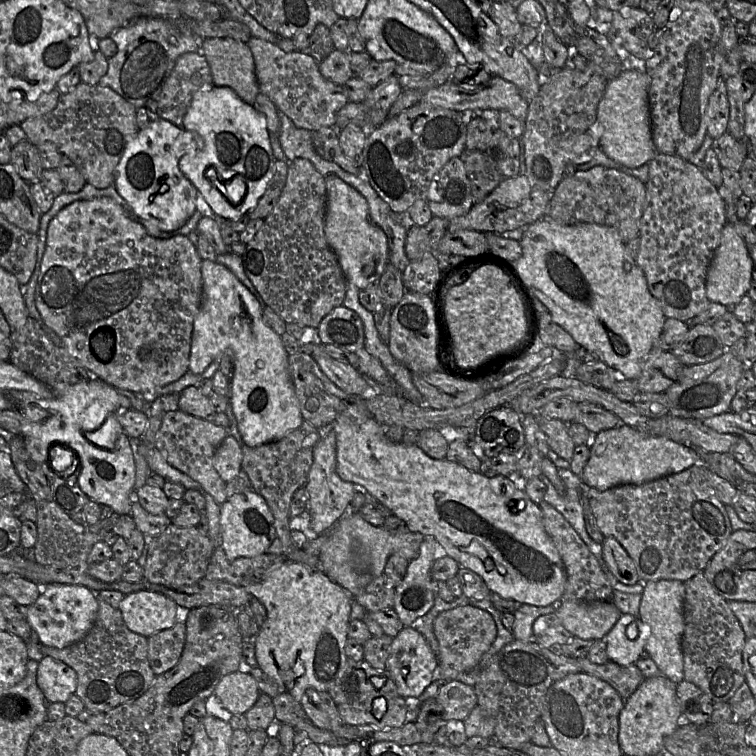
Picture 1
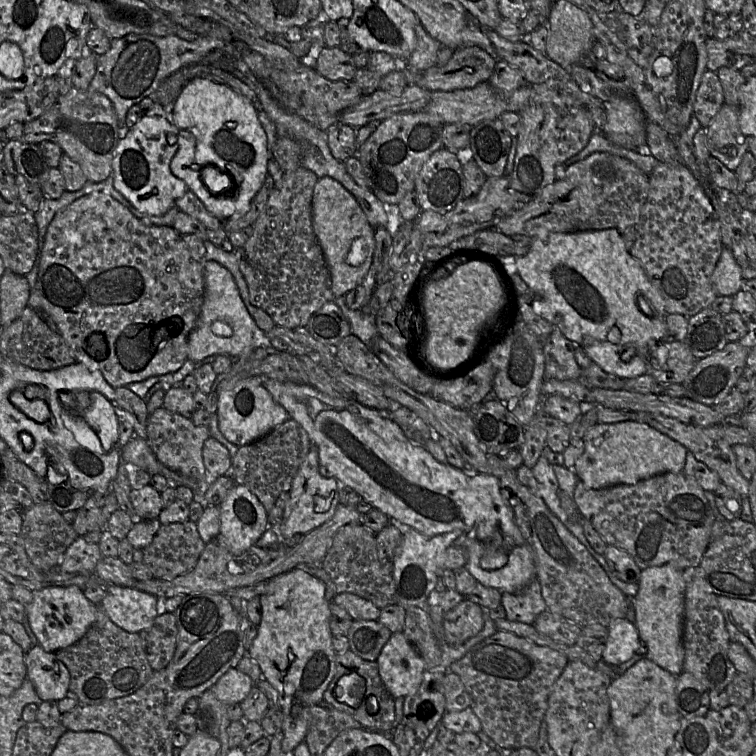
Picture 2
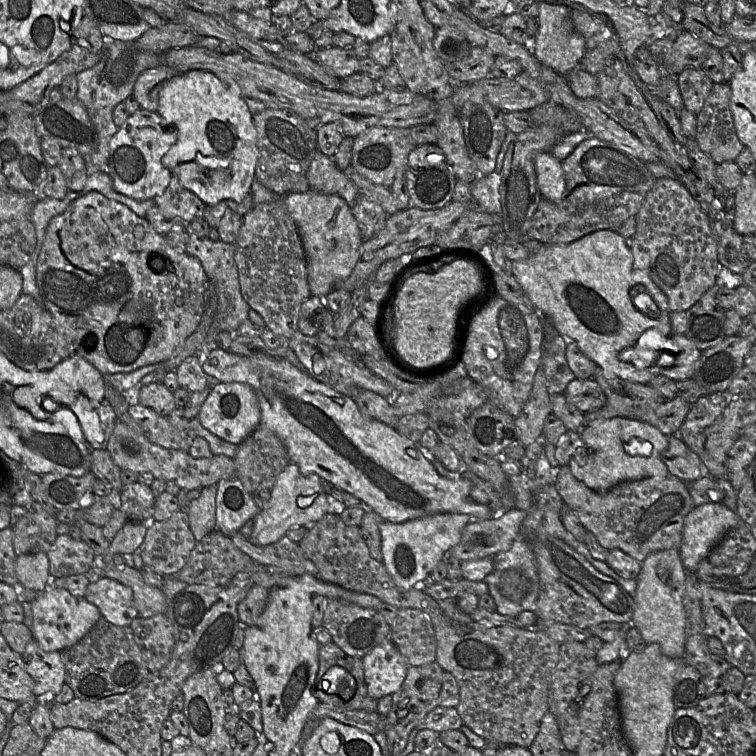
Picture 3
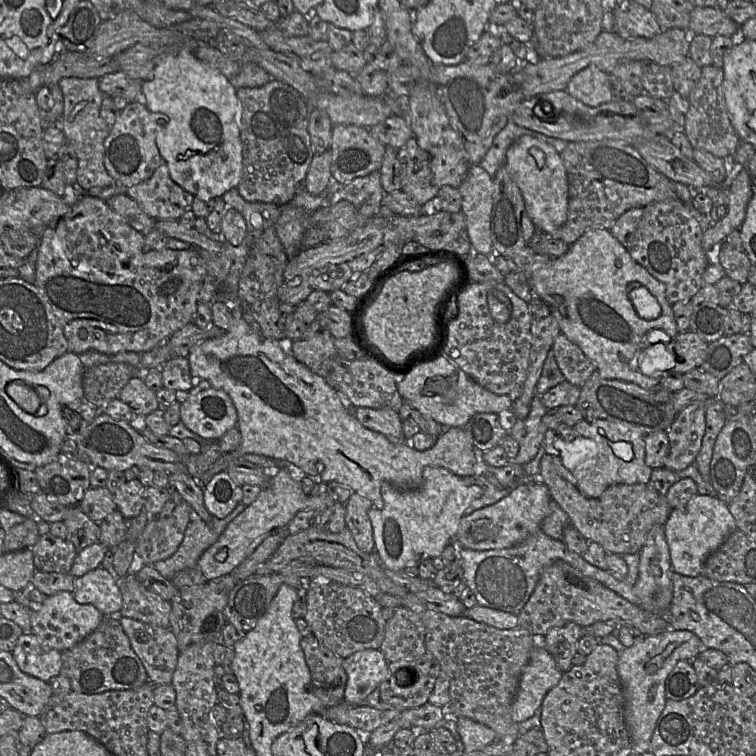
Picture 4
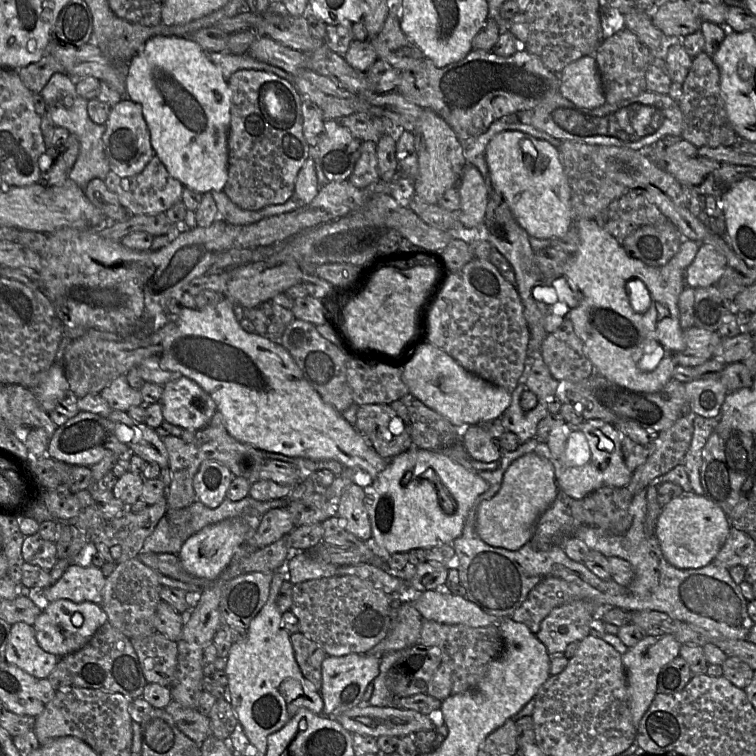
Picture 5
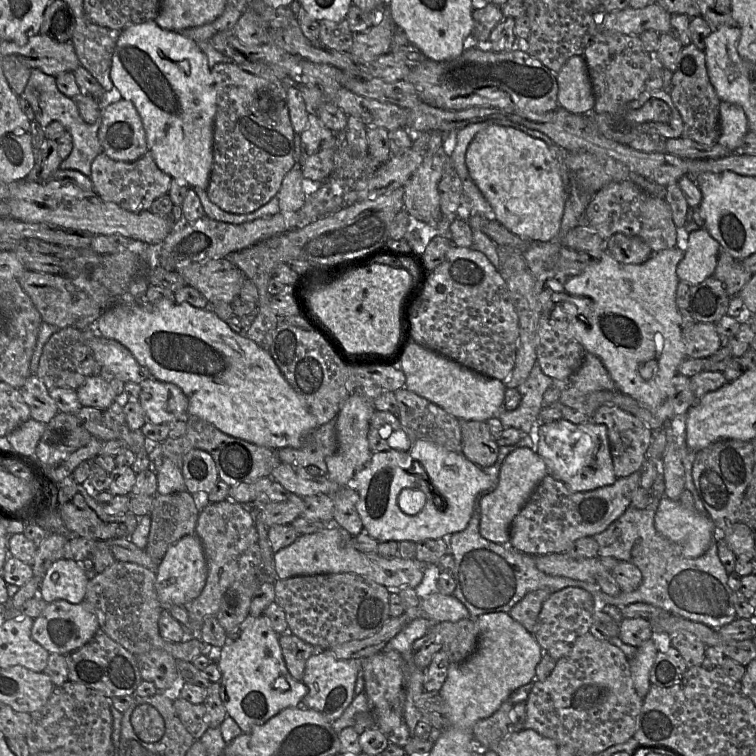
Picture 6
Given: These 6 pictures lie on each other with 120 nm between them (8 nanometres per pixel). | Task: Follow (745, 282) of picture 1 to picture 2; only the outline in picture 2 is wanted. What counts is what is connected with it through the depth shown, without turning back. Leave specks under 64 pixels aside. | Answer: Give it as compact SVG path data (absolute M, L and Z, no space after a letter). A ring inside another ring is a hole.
M723 247L712 273L714 292L721 296L734 296L742 288L741 268L730 249Z

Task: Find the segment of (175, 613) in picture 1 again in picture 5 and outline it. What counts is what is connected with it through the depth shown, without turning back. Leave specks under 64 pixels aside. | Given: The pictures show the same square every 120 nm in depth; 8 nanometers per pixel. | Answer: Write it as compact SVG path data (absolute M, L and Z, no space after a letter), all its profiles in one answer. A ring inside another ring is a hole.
M81 558L77 563L70 564L55 583L44 589L44 596L49 602L66 599L74 603L101 605L105 582L101 569L91 565L88 559Z

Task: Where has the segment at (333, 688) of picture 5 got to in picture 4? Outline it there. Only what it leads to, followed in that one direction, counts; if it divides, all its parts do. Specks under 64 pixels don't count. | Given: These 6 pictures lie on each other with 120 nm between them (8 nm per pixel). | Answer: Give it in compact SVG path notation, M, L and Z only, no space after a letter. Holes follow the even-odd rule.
M364 649L345 658L343 668L347 675L344 702L349 704L363 704L369 694L379 688L389 674L389 662L380 649Z

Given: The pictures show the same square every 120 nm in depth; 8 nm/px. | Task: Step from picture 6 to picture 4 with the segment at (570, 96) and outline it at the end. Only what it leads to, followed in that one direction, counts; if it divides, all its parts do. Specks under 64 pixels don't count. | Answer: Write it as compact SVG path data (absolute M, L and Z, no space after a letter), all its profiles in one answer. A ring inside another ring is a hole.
M594 65L576 73L570 79L566 91L589 107L598 107L614 99L609 74Z

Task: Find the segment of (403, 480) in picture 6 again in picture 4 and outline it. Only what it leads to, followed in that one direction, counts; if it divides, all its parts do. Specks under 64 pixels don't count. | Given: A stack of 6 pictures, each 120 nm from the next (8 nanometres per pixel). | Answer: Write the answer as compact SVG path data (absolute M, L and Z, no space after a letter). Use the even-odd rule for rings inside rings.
M427 466L423 470L421 485L413 490L399 490L389 483L381 487L384 506L381 509L372 507L369 512L373 528L375 553L380 564L388 569L402 571L405 567L417 567L425 559L434 559L441 555L444 548L452 542L459 530L460 522L474 498L480 497L482 489L478 486L467 486L462 478L443 467Z

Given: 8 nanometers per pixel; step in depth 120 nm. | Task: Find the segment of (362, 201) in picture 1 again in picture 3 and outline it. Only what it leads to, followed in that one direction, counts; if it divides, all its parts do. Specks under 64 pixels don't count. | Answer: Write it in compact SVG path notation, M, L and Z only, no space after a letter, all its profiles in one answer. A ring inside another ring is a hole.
M314 190L291 192L282 197L297 225L306 255L307 279L312 295L324 298L352 273L363 238L351 207L338 195Z

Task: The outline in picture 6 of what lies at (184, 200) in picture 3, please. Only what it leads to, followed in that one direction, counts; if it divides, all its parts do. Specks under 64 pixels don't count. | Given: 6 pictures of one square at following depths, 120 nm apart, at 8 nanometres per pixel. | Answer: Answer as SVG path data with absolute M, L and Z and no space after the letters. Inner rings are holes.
M149 151L133 162L116 161L102 152L92 162L90 179L93 191L101 199L130 212L150 210L155 199L168 194L172 181L169 175L158 168Z

